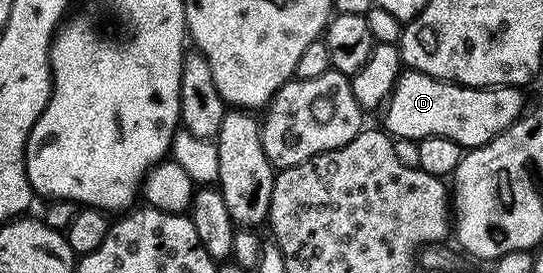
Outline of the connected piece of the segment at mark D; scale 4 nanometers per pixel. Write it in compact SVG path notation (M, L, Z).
M404 71L382 109L382 127L392 137L416 142L440 136L457 142L464 150L479 148L501 134L523 115L525 104L518 87L466 88L450 80L438 80L424 72Z

